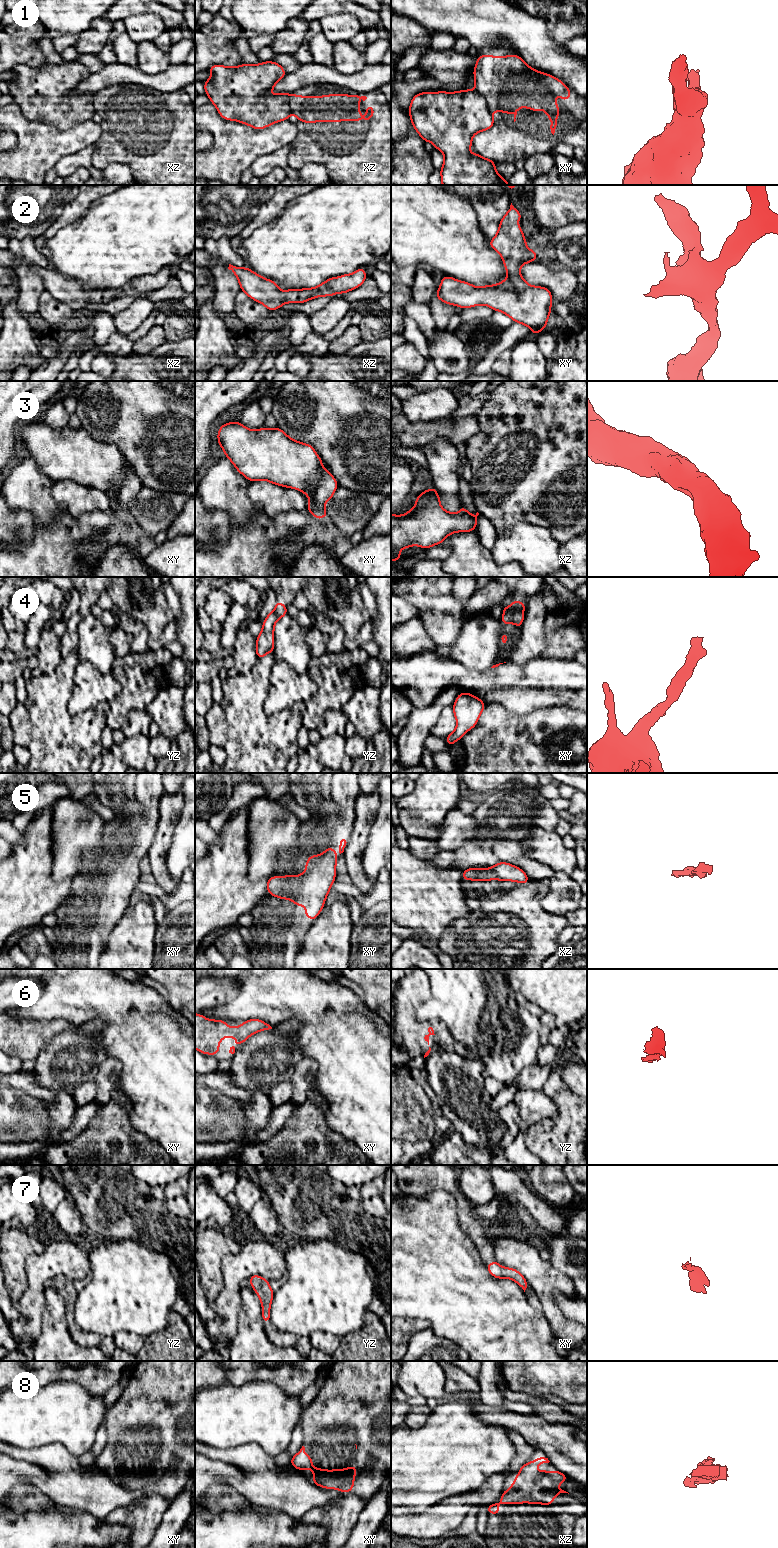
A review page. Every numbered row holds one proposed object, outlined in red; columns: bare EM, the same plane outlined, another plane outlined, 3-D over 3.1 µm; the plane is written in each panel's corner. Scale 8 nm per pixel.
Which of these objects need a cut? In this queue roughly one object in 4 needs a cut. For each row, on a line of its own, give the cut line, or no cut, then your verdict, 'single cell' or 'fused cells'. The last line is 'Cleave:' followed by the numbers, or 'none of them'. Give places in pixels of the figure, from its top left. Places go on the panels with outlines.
1: cut in xy along (475, 89), (483, 96), (491, 112); fused cells
2: no cut; single cell
3: no cut; single cell
4: no cut; single cell
5: no cut; single cell
6: no cut; single cell
7: no cut; single cell
8: no cut; single cell
Cleave: 1

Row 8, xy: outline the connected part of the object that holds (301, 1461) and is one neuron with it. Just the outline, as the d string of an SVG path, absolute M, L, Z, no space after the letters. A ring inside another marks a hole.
M302 1446L300 1451L291 1457L290 1464L298 1470L304 1471L307 1468L311 1470L314 1474L314 1479L311 1482L317 1486L326 1489L337 1489L343 1493L352 1492L357 1470L354 1464L346 1469L324 1470L314 1468L312 1462L313 1458L305 1454L305 1447Z

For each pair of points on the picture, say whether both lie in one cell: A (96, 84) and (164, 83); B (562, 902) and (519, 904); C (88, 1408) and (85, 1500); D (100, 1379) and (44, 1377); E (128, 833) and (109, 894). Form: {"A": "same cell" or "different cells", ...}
{"A": "same cell", "B": "different cells", "C": "different cells", "D": "same cell", "E": "same cell"}

